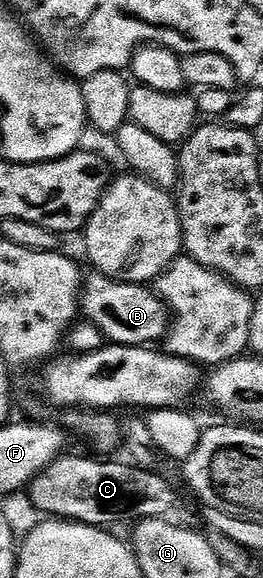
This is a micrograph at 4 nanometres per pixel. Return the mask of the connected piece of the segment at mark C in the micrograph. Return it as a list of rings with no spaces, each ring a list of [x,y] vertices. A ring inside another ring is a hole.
[[[65,454],[49,465],[29,485],[31,504],[47,518],[70,520],[106,529],[107,524],[123,520],[135,504],[139,520],[167,520],[180,526],[198,525],[199,516],[187,505],[187,500],[158,472],[146,472],[130,463],[110,464],[110,459],[89,460]]]

